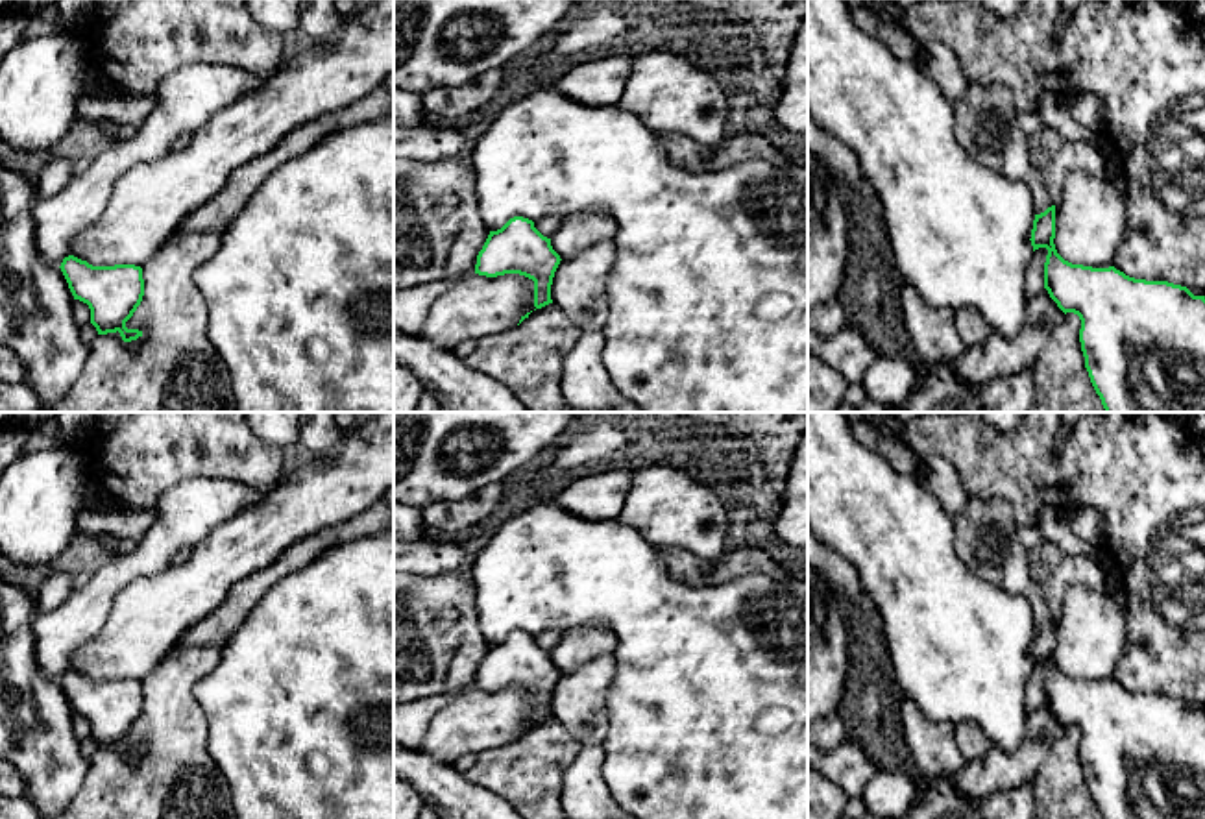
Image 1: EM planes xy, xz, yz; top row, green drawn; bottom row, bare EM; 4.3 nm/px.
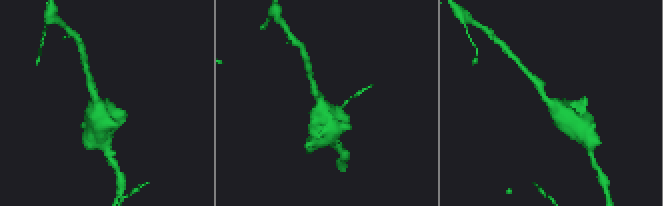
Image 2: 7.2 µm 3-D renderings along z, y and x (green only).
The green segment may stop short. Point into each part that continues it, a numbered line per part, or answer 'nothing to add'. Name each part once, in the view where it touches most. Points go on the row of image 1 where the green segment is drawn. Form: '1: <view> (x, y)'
nothing to add

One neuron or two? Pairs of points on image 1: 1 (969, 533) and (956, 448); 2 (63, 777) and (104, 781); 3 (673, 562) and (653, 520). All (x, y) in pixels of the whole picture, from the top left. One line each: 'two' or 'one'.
1: two
2: two
3: two

